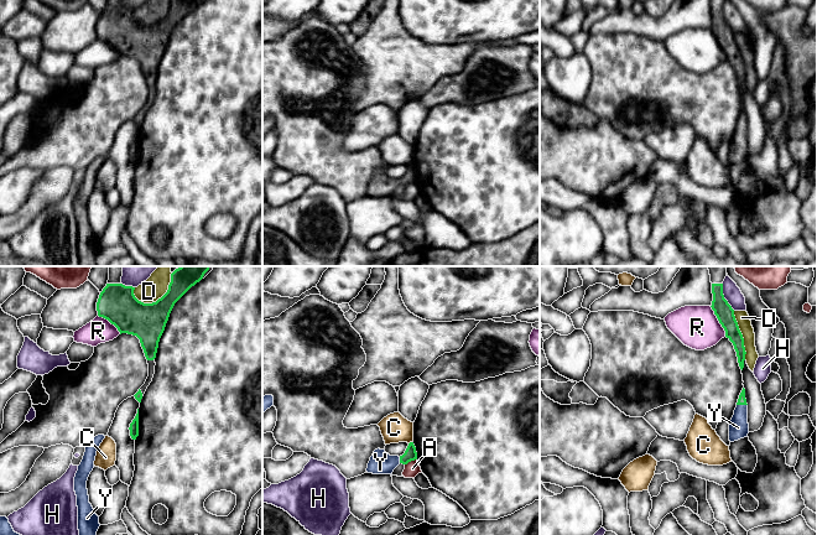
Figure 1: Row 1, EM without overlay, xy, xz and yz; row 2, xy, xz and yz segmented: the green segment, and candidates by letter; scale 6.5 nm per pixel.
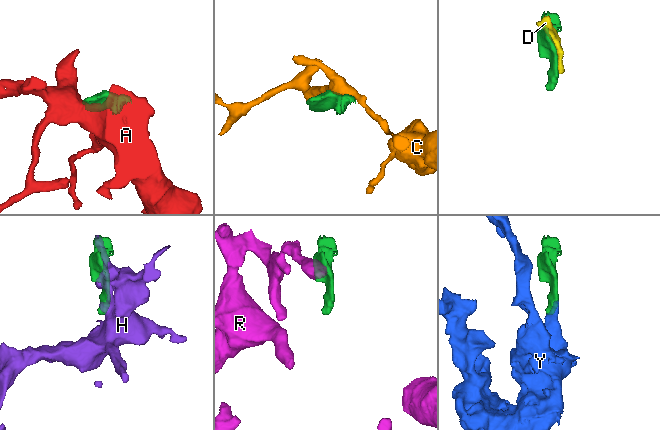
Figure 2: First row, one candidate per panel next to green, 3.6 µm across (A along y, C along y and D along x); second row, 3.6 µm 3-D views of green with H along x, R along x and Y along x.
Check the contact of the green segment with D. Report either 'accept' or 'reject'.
reject

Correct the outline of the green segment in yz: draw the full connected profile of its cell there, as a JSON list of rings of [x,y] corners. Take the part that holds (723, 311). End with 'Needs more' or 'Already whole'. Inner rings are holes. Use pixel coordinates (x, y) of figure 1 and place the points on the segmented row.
[[[707,266],[712,282],[712,310],[725,331],[725,337],[733,343],[740,369],[744,368],[745,347],[744,338],[734,316],[734,310],[724,298],[723,281],[727,276],[727,266]]]. Needs more

